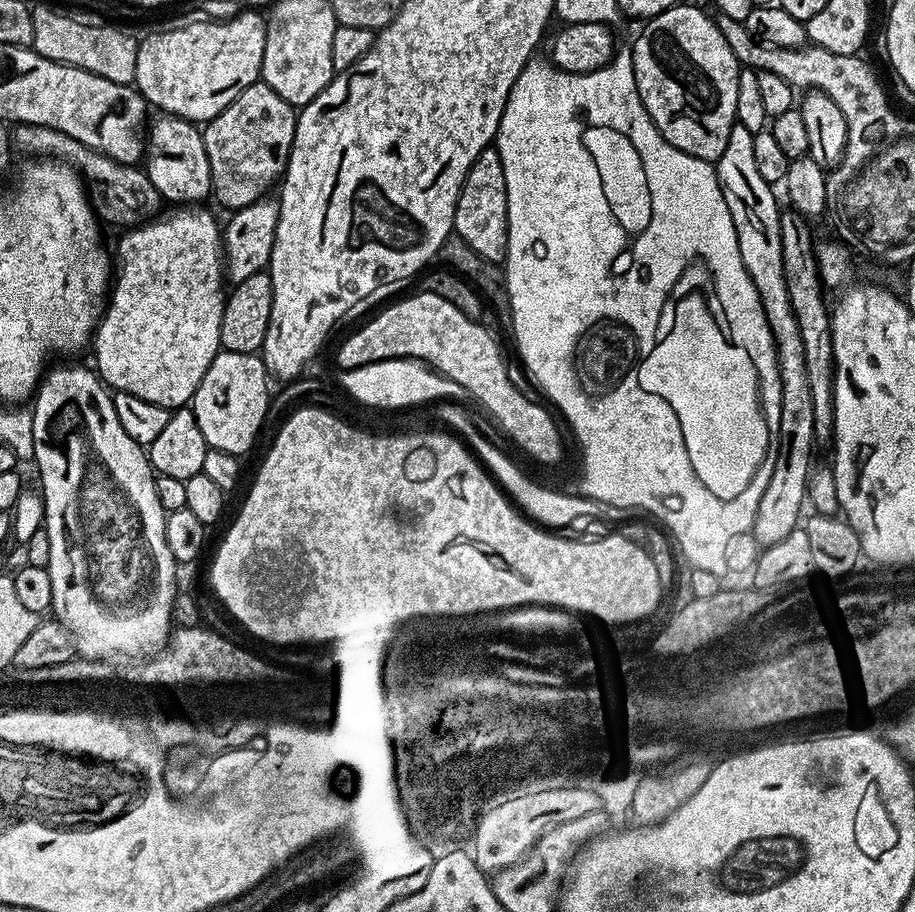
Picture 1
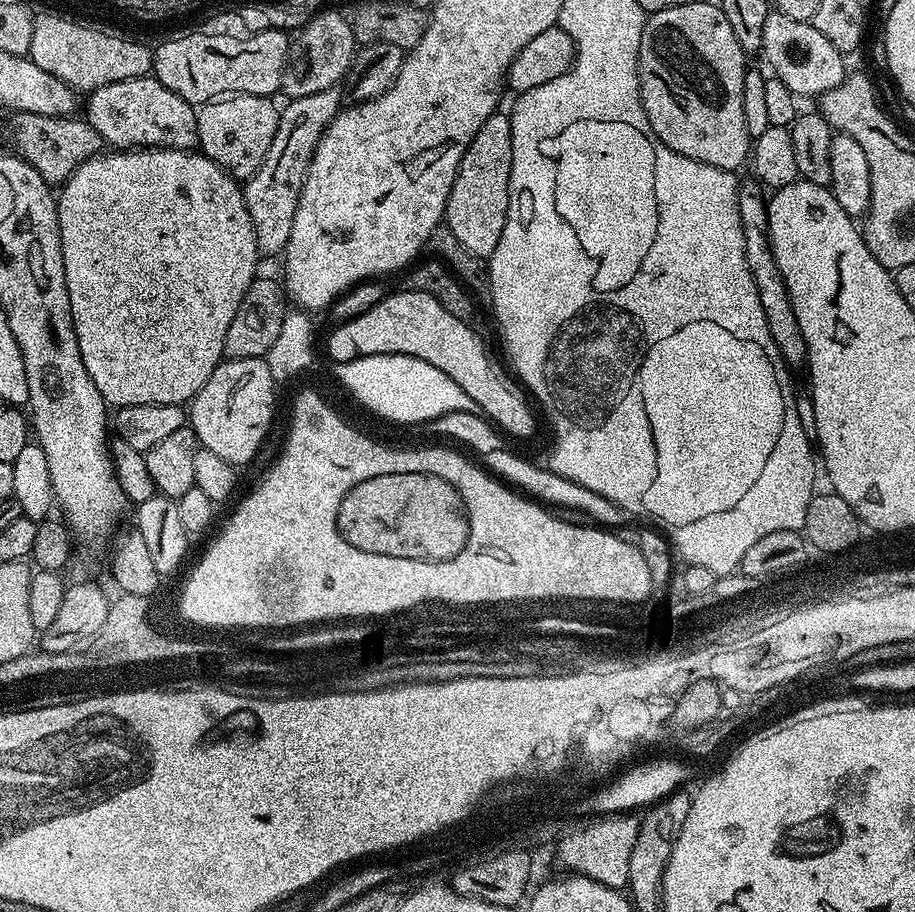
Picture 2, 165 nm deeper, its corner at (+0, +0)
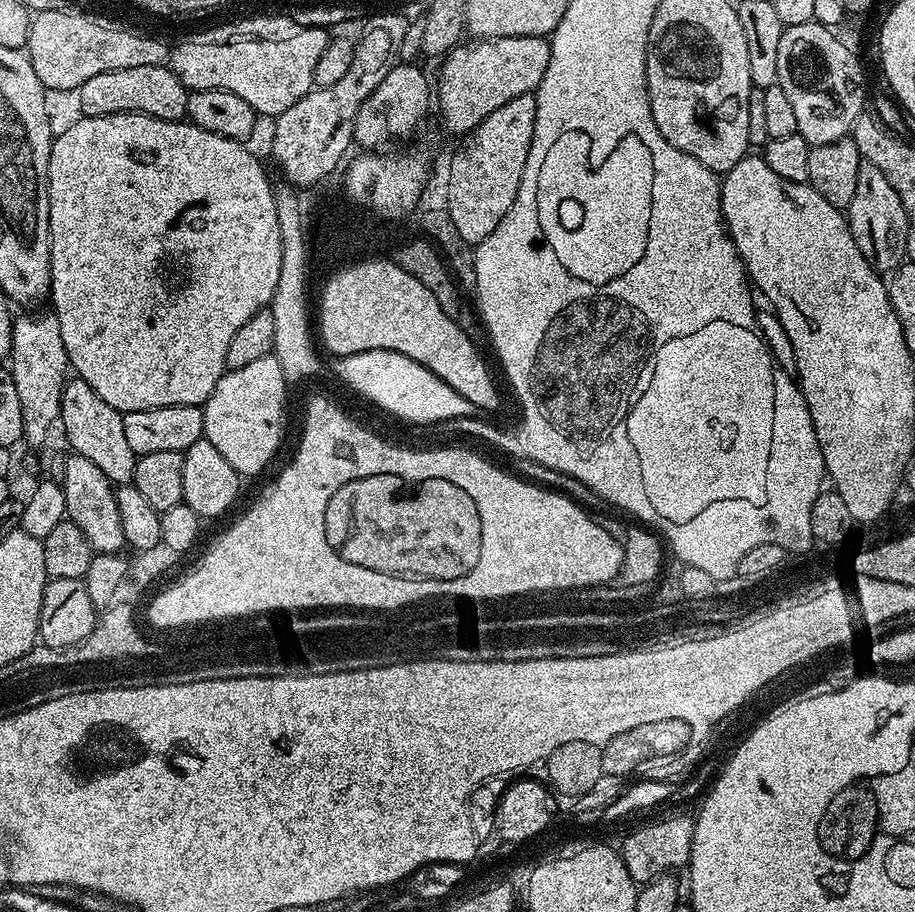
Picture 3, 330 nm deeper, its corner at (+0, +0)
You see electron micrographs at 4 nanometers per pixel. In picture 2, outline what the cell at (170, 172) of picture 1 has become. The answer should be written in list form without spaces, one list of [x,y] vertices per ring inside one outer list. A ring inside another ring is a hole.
[[[155,75],[130,78],[126,82],[110,82],[110,86],[87,93],[86,119],[104,139],[105,145],[116,150],[134,148],[186,148],[198,145],[196,108],[186,98],[178,98],[174,90],[166,90]]]

